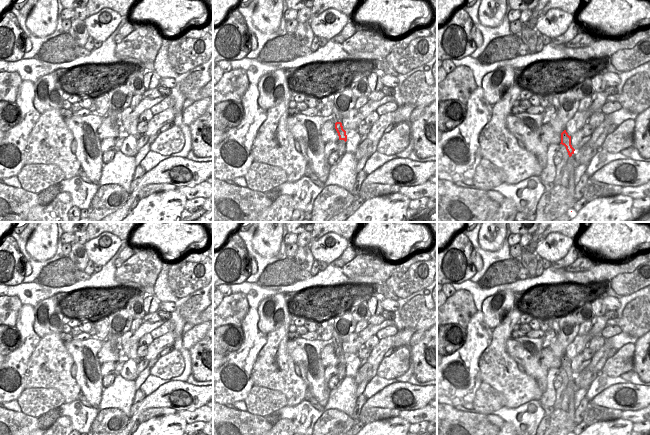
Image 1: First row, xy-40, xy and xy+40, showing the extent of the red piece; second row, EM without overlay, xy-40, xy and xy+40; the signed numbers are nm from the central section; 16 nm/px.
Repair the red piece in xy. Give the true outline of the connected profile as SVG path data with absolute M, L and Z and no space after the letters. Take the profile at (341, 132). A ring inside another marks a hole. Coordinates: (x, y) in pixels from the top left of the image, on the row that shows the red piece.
M349 87L342 91L334 93L333 96L333 109L331 119L335 123L335 129L338 133L339 140L347 141L346 131L342 126L342 119L346 117L351 109L355 107L357 98L353 95Z

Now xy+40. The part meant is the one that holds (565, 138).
M572 89L558 96L559 107L564 112L557 120L557 125L554 126L554 131L561 135L561 143L566 147L569 157L574 154L575 149L571 145L571 136L565 130L567 122L573 118L578 111L580 101L576 98Z

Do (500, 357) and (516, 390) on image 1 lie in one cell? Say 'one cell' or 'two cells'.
one cell

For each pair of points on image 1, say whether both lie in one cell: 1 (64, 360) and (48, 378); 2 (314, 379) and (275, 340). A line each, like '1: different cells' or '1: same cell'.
1: different cells
2: different cells

